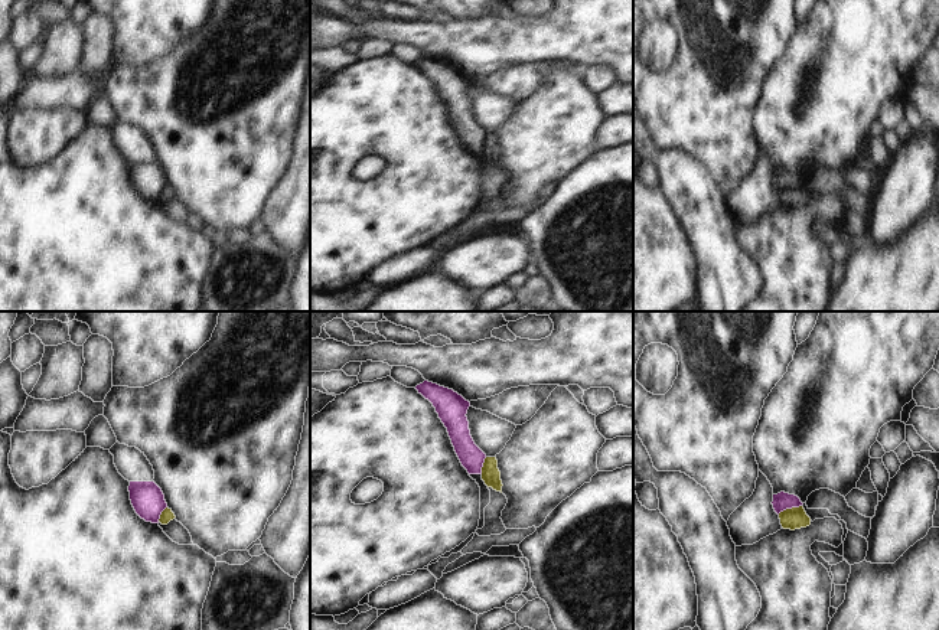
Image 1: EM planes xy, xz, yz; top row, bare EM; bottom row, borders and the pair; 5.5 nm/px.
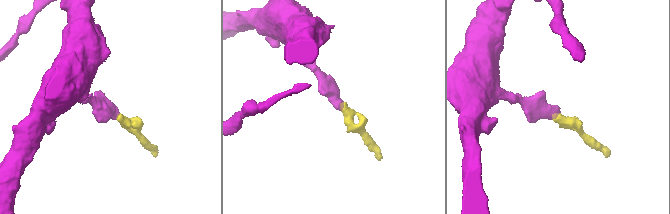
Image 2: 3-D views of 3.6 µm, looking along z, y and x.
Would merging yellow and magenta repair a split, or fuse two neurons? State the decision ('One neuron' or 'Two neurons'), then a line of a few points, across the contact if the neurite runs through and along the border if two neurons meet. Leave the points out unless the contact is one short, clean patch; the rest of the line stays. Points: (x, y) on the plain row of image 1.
Two neurons. Line: yz (801, 182), (786, 185), (778, 191)

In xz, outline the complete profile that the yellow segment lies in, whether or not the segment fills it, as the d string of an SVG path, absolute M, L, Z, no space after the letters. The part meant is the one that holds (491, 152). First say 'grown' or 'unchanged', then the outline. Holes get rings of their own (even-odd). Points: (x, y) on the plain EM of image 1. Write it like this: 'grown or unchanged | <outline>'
unchanged | M486 134L482 144L482 157L488 164L502 170L501 148L498 146L496 134Z

